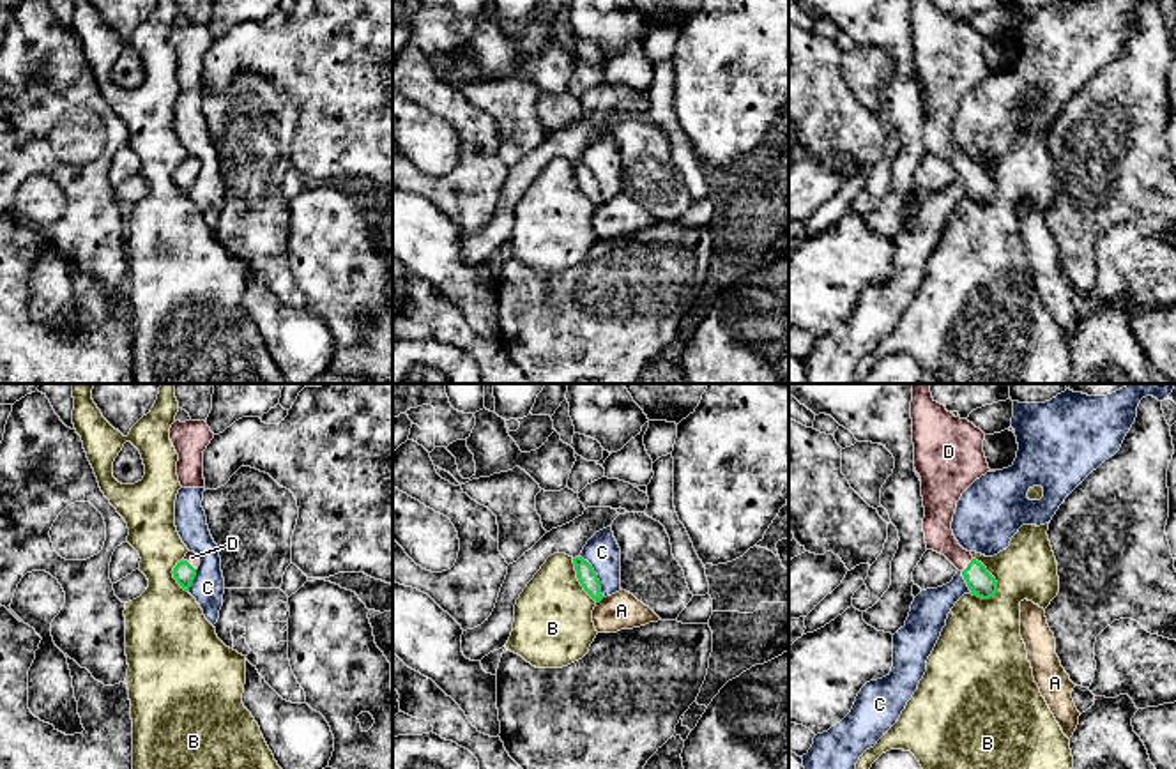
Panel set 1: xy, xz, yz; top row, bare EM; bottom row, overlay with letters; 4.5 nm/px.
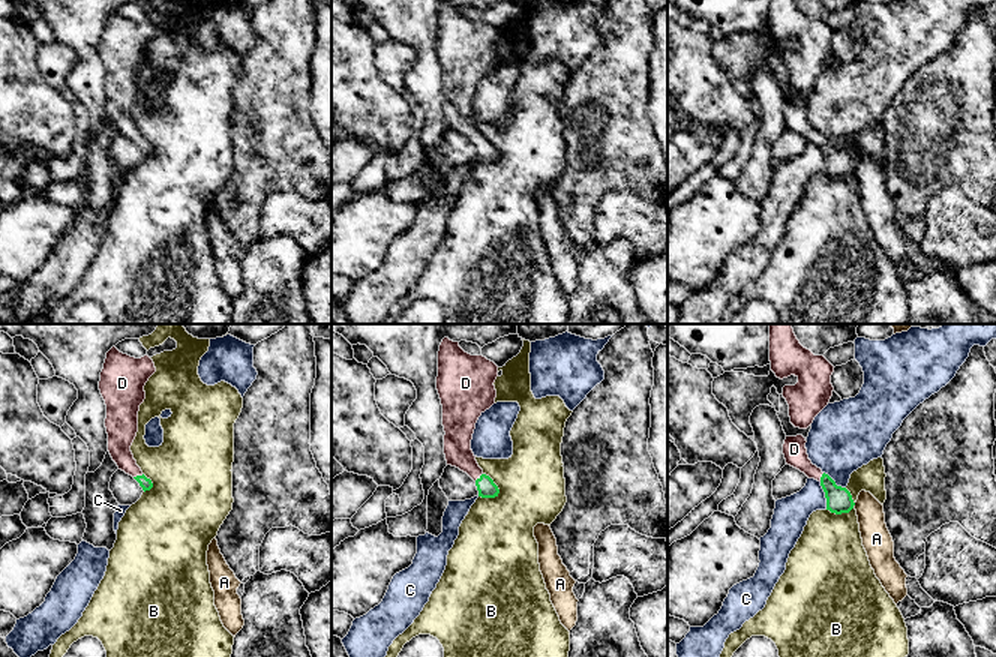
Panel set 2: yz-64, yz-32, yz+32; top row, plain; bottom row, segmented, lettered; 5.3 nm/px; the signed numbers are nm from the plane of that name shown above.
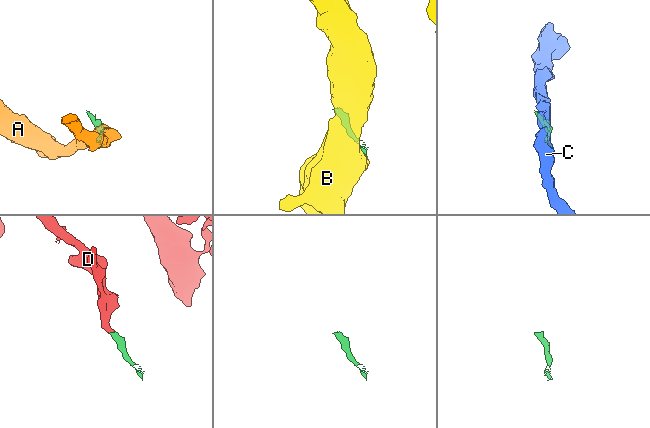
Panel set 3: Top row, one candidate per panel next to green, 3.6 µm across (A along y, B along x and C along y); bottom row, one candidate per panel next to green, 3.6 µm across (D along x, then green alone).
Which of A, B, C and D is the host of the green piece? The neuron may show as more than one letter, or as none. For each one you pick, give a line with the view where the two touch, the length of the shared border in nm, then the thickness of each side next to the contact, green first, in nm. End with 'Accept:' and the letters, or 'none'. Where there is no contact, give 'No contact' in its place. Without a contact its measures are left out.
D: Touches green in yz. Shared border 80 nm. Thickness 120 nm (green) against 130 nm
Accept: D

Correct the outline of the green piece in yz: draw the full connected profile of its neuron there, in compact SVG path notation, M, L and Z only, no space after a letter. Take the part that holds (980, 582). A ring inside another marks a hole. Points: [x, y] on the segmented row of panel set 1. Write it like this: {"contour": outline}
{"contour": "M913 384L911 419L927 550L944 555L962 573L973 596L990 599L997 592L996 578L958 544L951 530L962 493L990 472L983 453L985 433L937 403L930 384Z"}

